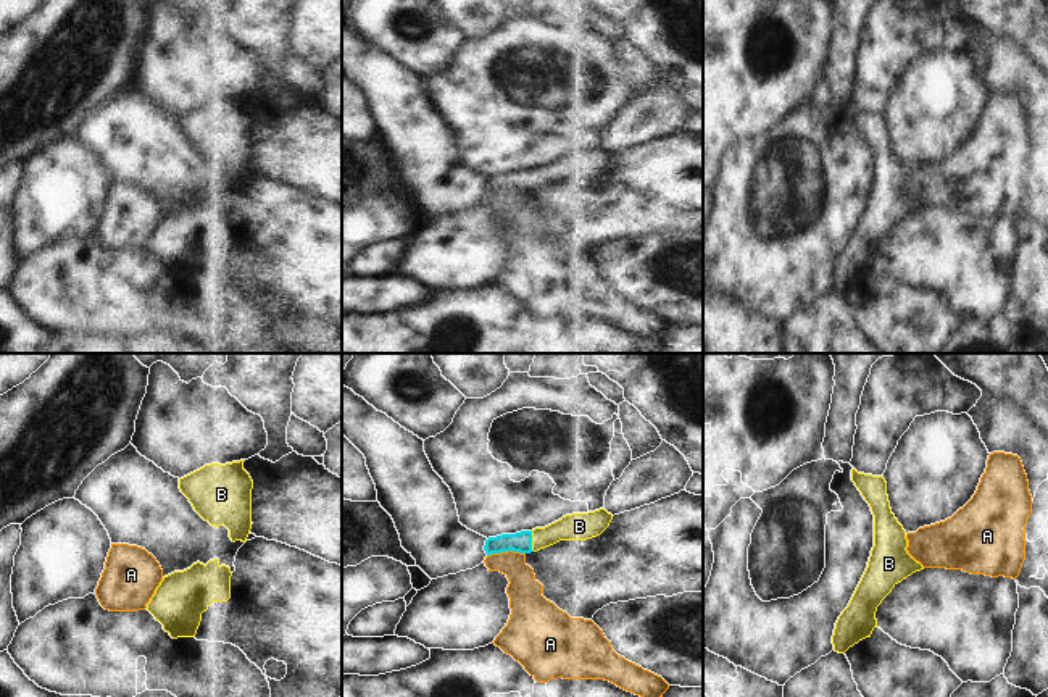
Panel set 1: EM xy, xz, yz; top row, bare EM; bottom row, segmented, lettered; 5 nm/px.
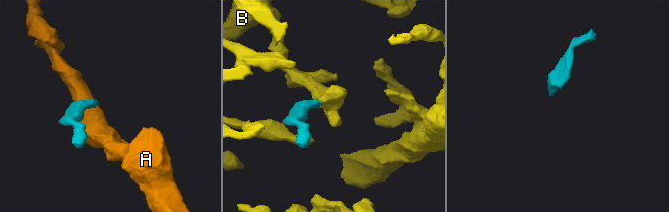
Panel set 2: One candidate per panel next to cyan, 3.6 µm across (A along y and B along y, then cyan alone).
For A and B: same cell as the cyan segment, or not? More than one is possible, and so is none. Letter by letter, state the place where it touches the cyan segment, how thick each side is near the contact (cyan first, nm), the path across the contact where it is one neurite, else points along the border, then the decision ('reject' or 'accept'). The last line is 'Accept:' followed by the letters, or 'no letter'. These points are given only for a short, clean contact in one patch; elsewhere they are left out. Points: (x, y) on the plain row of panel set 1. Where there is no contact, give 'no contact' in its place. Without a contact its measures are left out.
A: meets cyan in xz at (505, 189); 100 nm thick on the cyan side, 170 nm on the other; border along xz (524, 191), (502, 189), (492, 191), (487, 196); reject
B: meets cyan in xz at (531, 179); 100 nm thick on the cyan side, 140 nm on the other; runs through xz (521, 181), (531, 179), (578, 165); accept
Accept: B

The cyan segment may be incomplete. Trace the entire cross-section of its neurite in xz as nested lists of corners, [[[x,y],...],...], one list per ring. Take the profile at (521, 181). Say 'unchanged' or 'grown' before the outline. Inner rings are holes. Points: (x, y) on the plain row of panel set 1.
grown; [[[605,147],[588,152],[572,152],[545,166],[489,176],[484,189],[487,195],[509,189],[530,192],[559,179],[587,179],[600,174],[609,165],[611,158],[613,153]]]

